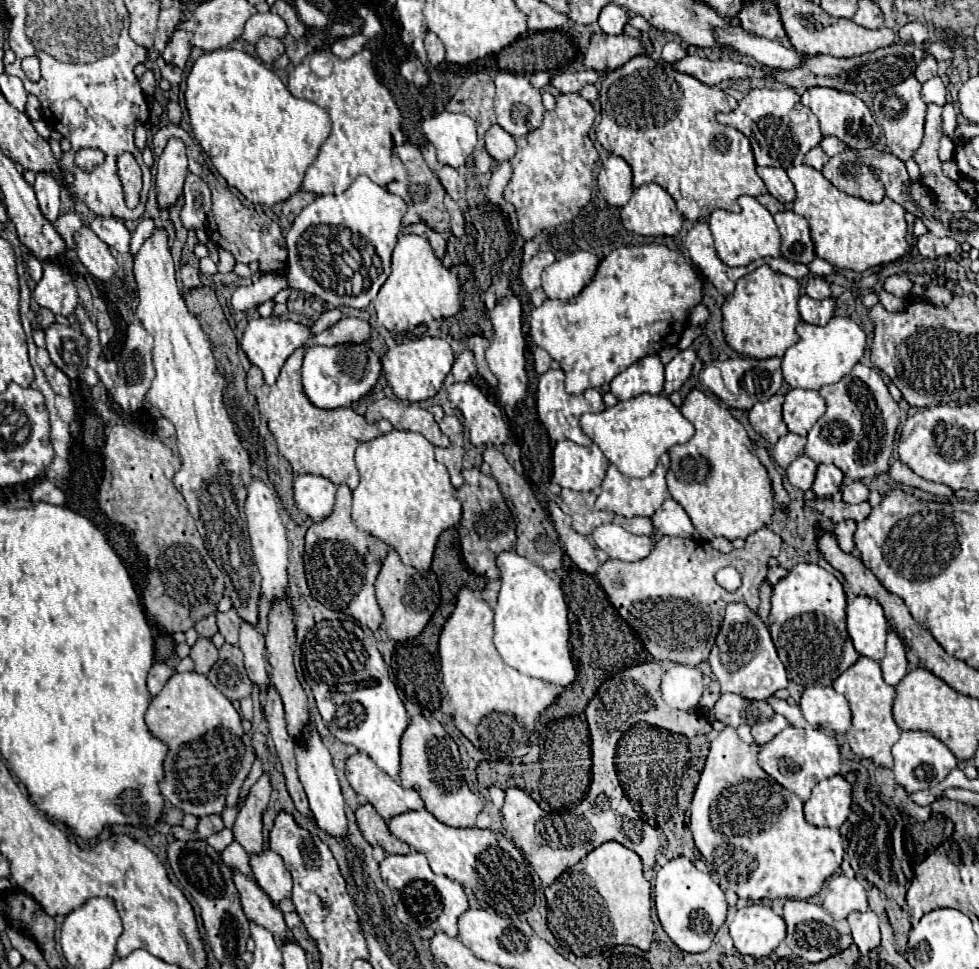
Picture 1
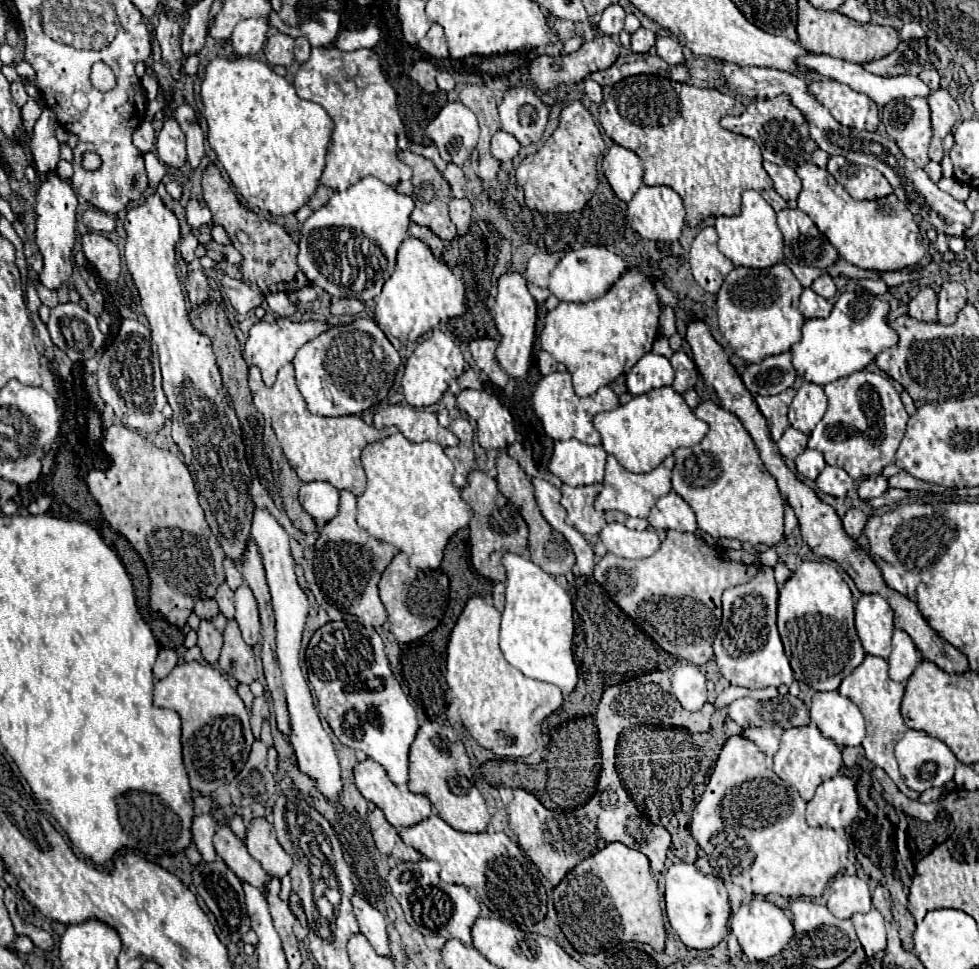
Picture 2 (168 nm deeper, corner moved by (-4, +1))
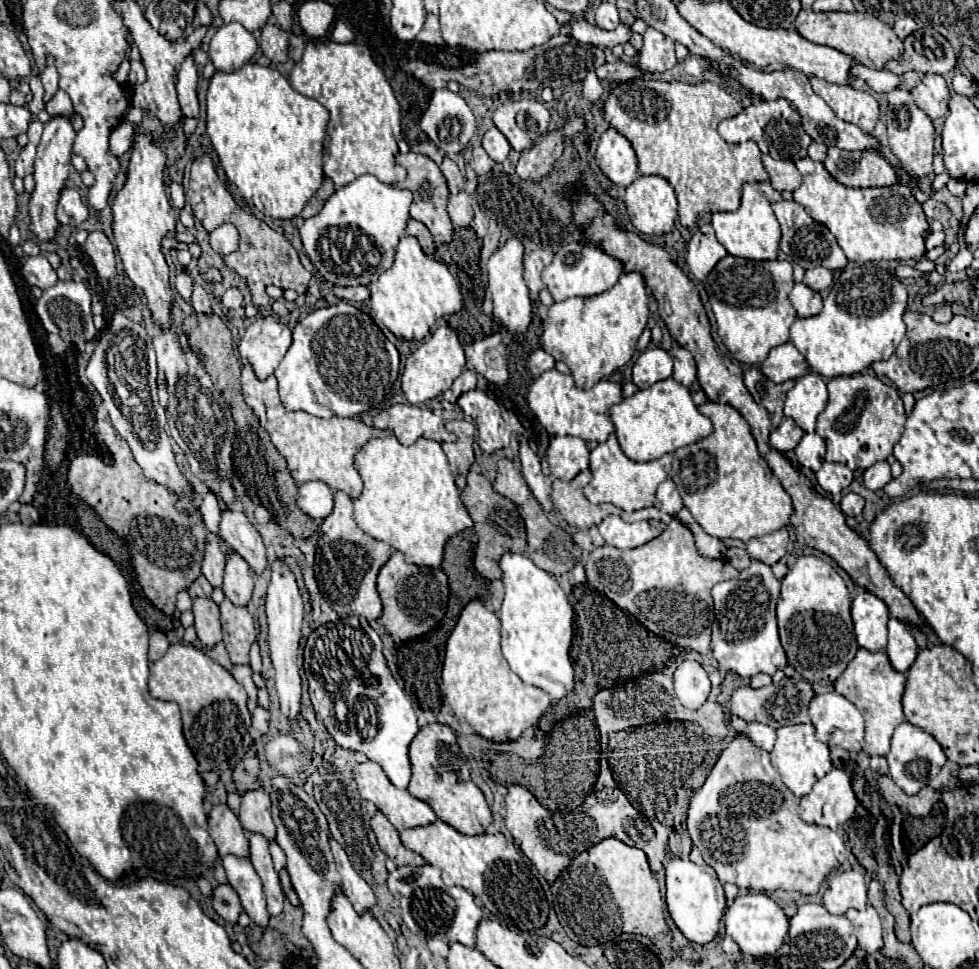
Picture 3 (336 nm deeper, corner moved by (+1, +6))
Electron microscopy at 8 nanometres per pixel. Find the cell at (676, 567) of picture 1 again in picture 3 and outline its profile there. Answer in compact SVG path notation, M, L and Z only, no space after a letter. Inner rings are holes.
M672 518L668 528L658 538L650 540L644 546L638 546L632 550L618 550L614 546L596 548L588 556L586 578L598 592L606 594L622 610L628 610L656 636L704 656L710 652L710 626L714 622L714 604L712 604L710 590L714 584L722 580L738 578L738 570L728 560L708 560L700 556L700 552L694 546L692 532L678 518Z

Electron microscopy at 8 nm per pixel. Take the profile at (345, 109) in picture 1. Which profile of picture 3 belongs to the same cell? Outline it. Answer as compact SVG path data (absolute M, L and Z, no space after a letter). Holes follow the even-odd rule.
M312 40L306 44L302 60L294 64L290 72L290 84L296 92L318 100L330 112L330 122L326 128L324 174L330 176L336 186L346 186L362 174L374 174L380 182L386 184L396 184L406 178L406 170L394 160L398 146L390 128L391 125L401 123L401 108L382 68L372 60L372 54L366 46L338 44L332 40Z

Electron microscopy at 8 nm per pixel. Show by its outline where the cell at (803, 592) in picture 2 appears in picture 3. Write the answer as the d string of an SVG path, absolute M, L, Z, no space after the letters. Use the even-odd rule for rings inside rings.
M800 556L788 570L782 580L776 614L788 664L812 686L832 684L858 652L848 588L832 565L818 556Z

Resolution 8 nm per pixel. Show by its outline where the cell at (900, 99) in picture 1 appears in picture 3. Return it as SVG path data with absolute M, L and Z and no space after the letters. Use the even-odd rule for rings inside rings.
M892 90L888 92L888 108L886 108L886 128L888 142L894 156L900 160L902 168L914 172L920 178L926 178L932 172L932 156L934 156L934 126L932 120L920 110L908 90Z

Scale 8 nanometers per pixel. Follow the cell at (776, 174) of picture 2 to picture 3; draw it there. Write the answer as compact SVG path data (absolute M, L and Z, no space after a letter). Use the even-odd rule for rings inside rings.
M762 156L764 168L770 176L770 184L774 190L782 192L782 190L796 190L802 184L802 176L796 170L794 162L790 160L774 160L770 156Z

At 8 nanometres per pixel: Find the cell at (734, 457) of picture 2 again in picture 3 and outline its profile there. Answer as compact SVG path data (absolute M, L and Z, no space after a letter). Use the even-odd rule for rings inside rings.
M704 402L698 406L698 410L712 420L712 434L698 440L696 444L684 446L674 452L674 462L672 462L672 472L670 478L678 486L678 492L682 494L684 506L690 510L690 514L696 518L696 522L716 538L738 538L748 542L750 538L756 536L766 536L790 522L792 514L792 500L782 488L780 480L774 476L774 472L768 468L766 460L760 456L756 442L750 434L748 422L740 416L738 410L734 410L728 404L718 404L718 402Z

